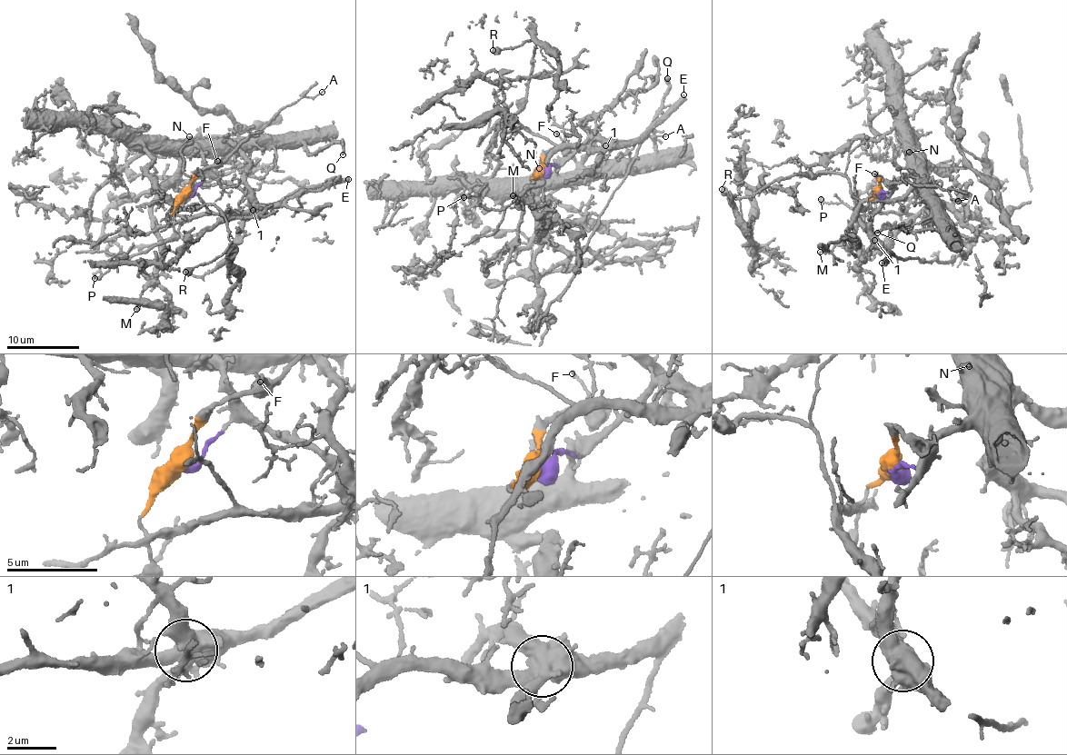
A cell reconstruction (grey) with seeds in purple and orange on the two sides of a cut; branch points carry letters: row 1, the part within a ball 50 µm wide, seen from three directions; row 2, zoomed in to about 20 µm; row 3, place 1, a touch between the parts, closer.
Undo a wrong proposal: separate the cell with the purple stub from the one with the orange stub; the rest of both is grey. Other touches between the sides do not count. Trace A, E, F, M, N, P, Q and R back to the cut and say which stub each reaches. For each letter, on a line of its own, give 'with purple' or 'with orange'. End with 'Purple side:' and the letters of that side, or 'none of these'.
A: with orange
E: with orange
F: with orange
M: with purple
N: with purple
P: with orange
Q: with purple
R: with orange
Purple side: M, N, Q

